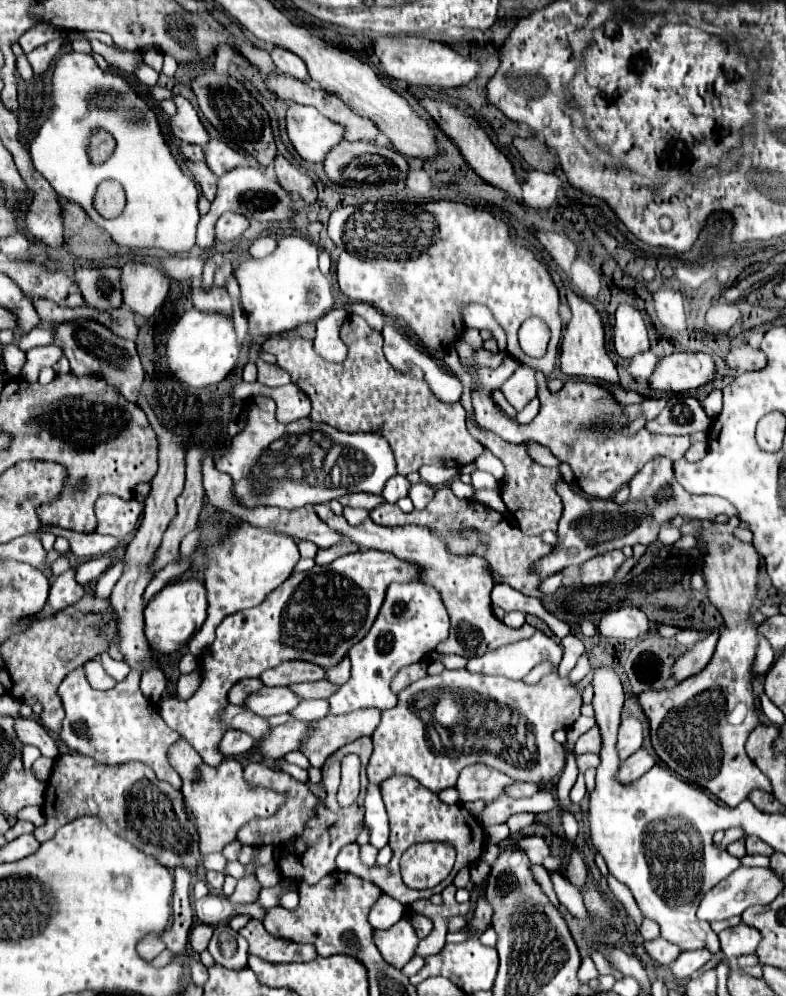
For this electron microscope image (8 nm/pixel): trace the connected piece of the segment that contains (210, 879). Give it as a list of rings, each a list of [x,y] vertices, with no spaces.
[[[208,871],[206,873],[206,883],[214,893],[222,891],[222,883],[224,883],[224,873],[216,873],[216,871]]]

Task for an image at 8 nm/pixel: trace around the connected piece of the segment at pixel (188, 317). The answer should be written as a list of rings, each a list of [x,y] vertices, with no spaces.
[[[196,307],[186,311],[166,343],[166,357],[170,371],[184,383],[192,387],[208,387],[220,383],[236,365],[240,353],[240,343],[236,339],[234,321],[224,313],[204,313]]]

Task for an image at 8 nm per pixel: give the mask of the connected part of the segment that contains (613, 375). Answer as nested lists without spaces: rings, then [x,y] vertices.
[[[566,287],[566,297],[568,297],[568,305],[572,309],[572,319],[566,325],[564,331],[564,339],[562,339],[562,351],[560,351],[560,371],[564,375],[582,375],[582,377],[596,377],[608,383],[616,383],[618,381],[618,371],[612,363],[612,359],[606,353],[604,347],[604,325],[602,325],[602,317],[598,313],[598,309],[582,299],[578,293],[574,293],[570,287]]]

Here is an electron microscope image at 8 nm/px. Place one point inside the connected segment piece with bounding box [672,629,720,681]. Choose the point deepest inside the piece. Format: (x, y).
(692, 662)

